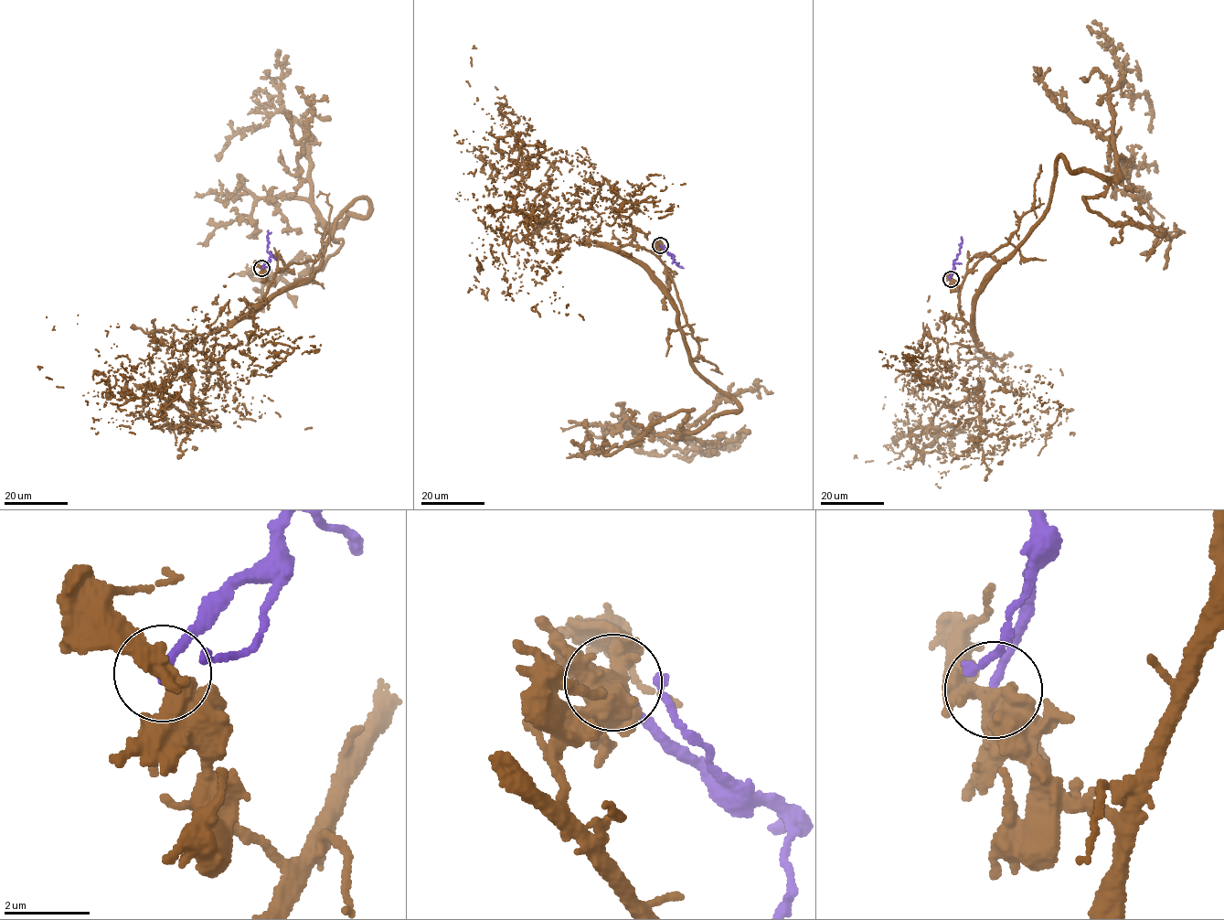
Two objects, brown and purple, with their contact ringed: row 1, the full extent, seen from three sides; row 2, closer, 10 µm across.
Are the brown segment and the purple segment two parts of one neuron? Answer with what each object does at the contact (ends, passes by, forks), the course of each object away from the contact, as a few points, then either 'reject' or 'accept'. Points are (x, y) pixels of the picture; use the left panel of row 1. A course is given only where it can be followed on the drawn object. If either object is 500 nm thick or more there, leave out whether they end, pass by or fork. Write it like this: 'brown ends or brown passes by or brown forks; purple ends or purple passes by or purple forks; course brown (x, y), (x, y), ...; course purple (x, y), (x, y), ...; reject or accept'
brown forks; purple ends; course brown (261, 268), (246, 315), (307, 283), (335, 219), (369, 207), (328, 223), (282, 113), (217, 161); course purple (261, 268), (271, 255), (267, 250), (267, 236), (271, 231); reject

